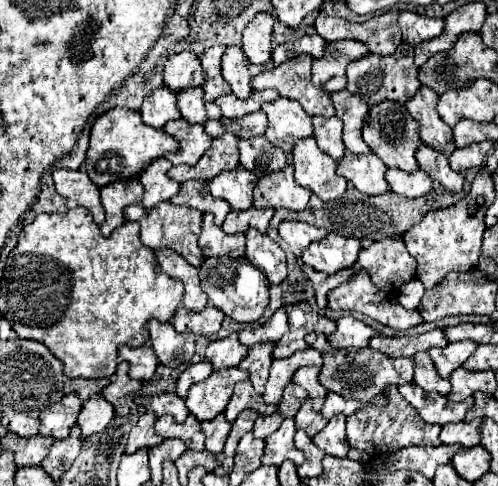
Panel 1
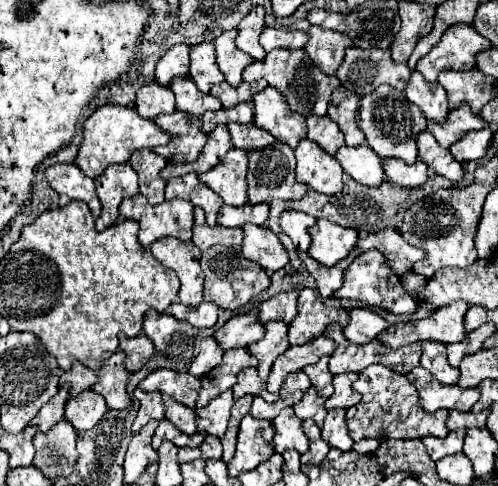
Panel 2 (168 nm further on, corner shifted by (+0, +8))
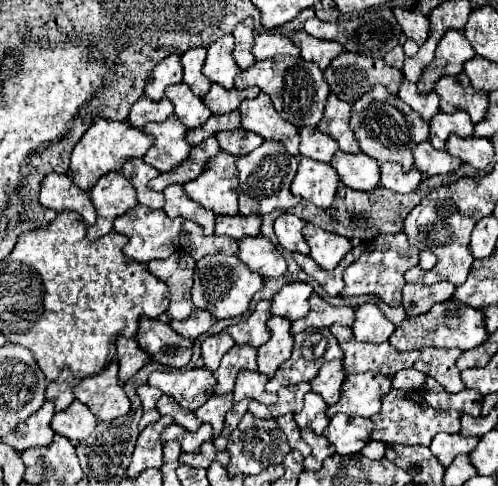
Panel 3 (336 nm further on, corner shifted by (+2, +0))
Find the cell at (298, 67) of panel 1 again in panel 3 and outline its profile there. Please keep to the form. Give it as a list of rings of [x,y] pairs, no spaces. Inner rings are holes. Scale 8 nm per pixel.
[[[278,56],[278,58],[268,58],[268,60],[256,62],[254,66],[246,68],[238,76],[234,86],[238,90],[250,88],[250,86],[258,86],[260,90],[264,90],[272,98],[276,112],[284,120],[294,124],[296,128],[318,126],[318,122],[322,120],[322,114],[324,114],[326,98],[330,94],[328,82],[324,80],[324,74],[316,64],[310,64],[302,58],[290,58],[290,56]]]

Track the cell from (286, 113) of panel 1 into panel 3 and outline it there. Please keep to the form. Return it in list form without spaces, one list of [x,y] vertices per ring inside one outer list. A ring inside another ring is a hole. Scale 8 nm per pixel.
[[[260,92],[252,100],[244,100],[240,106],[242,114],[242,128],[248,132],[254,132],[262,136],[264,140],[276,140],[286,146],[286,150],[292,156],[298,156],[298,146],[300,146],[300,134],[298,130],[282,120],[282,116],[274,110],[270,96]]]

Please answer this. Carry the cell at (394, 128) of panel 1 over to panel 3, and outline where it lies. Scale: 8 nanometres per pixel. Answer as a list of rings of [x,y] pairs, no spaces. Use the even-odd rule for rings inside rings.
[[[374,86],[368,94],[360,96],[358,102],[354,102],[350,128],[354,130],[364,154],[378,162],[398,162],[406,170],[414,166],[414,146],[428,140],[428,122],[422,120],[398,96],[388,94],[382,86]]]

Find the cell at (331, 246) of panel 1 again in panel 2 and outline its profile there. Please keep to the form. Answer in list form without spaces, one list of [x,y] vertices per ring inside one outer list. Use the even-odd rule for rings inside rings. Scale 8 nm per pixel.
[[[318,220],[308,232],[312,236],[308,254],[324,266],[334,266],[344,260],[358,240],[356,230],[338,226],[330,220]]]

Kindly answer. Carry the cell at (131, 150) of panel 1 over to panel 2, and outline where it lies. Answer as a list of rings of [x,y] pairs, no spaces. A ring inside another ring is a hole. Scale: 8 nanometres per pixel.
[[[102,106],[84,122],[84,138],[78,148],[76,164],[78,168],[90,176],[98,178],[110,164],[124,164],[130,160],[130,154],[140,148],[156,148],[160,144],[168,144],[168,134],[152,120],[144,120],[138,116],[134,108],[122,106]]]

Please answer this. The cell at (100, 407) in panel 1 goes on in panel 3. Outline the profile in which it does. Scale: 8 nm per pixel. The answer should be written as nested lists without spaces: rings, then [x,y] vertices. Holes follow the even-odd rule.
[[[74,400],[66,410],[56,412],[50,424],[56,434],[66,436],[70,442],[76,444],[92,434],[98,420],[84,404],[78,404],[78,400]]]

